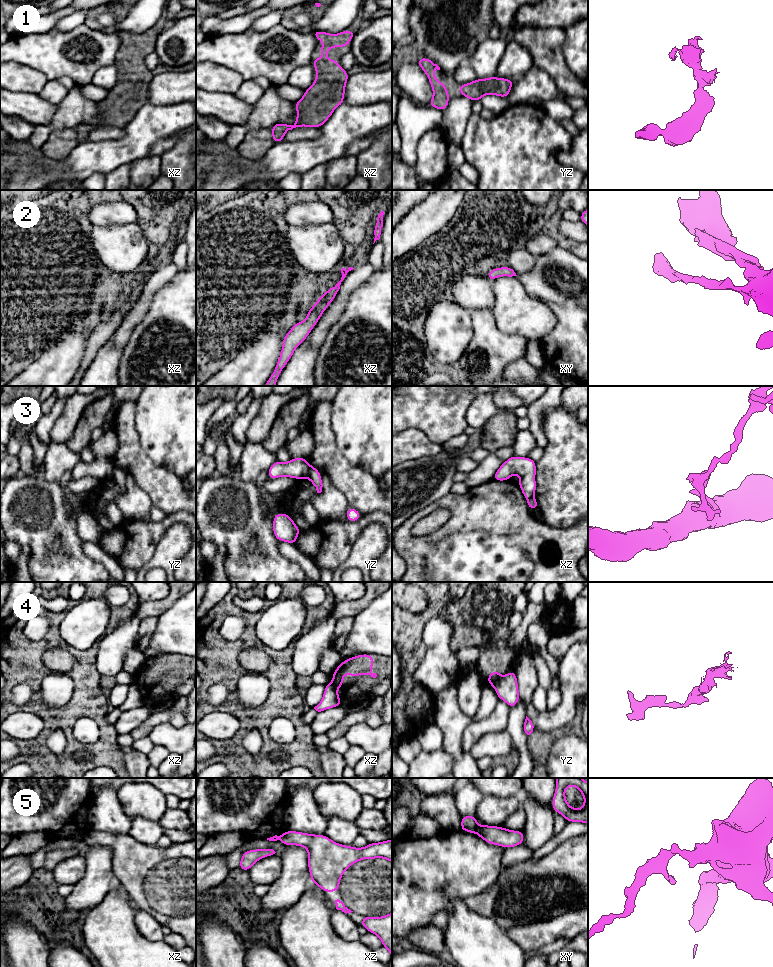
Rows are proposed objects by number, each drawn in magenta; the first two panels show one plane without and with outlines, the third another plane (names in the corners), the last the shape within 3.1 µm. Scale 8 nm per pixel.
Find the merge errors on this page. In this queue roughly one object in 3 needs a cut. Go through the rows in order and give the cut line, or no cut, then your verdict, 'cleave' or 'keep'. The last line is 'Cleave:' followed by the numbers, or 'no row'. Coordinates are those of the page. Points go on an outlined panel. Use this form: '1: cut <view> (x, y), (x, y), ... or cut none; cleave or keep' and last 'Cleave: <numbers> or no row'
1: cut none; keep
2: cut none; keep
3: cut yz (310, 465), (307, 476); cleave
4: cut yz (498, 679), (493, 685); cleave
5: cut xy (479, 826), (475, 831); cleave
Cleave: 3, 4, 5

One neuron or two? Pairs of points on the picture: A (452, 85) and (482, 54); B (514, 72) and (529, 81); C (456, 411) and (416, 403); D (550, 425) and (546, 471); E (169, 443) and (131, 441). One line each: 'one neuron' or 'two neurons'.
A: two neurons
B: two neurons
C: one neuron
D: one neuron
E: two neurons

